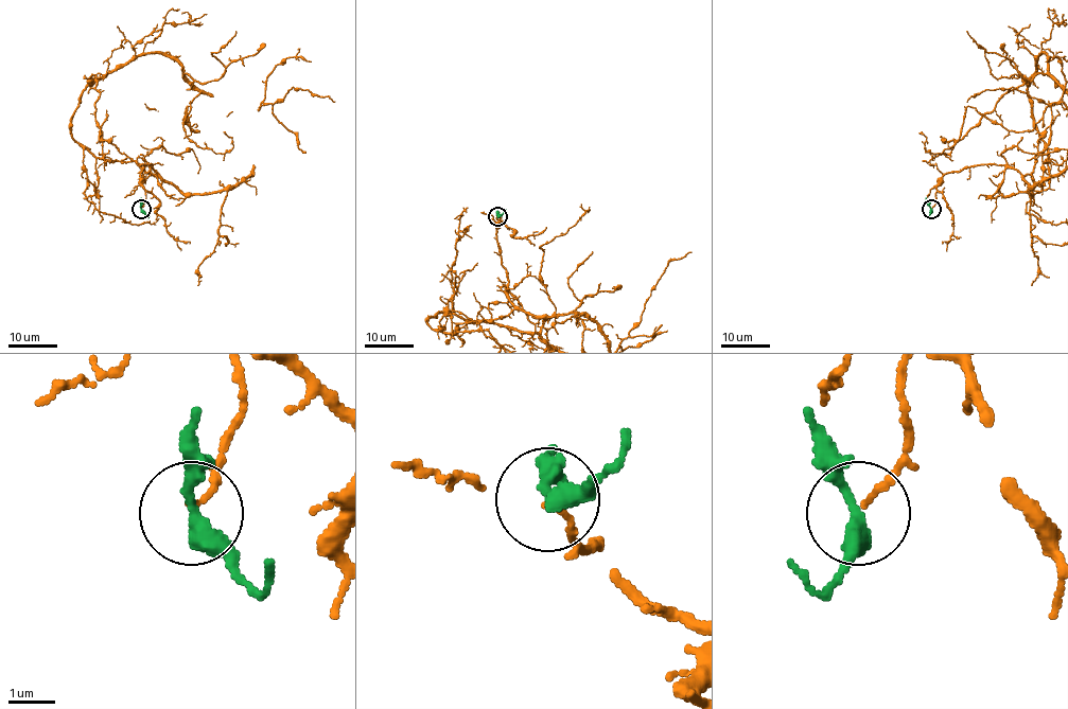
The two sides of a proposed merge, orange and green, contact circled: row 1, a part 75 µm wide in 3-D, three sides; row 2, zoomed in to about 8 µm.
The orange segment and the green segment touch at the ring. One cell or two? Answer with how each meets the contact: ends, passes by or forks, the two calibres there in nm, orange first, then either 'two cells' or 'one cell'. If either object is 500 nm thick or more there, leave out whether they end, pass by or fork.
orange ends there; green passes by; 110 nm thick on the orange side, 340 nm on the other; two cells

